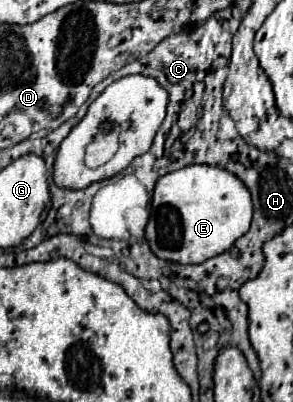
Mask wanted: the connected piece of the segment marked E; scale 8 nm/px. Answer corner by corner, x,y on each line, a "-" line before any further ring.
187,165
157,179
145,239
159,259
203,263
249,231
253,203
243,181
217,165

